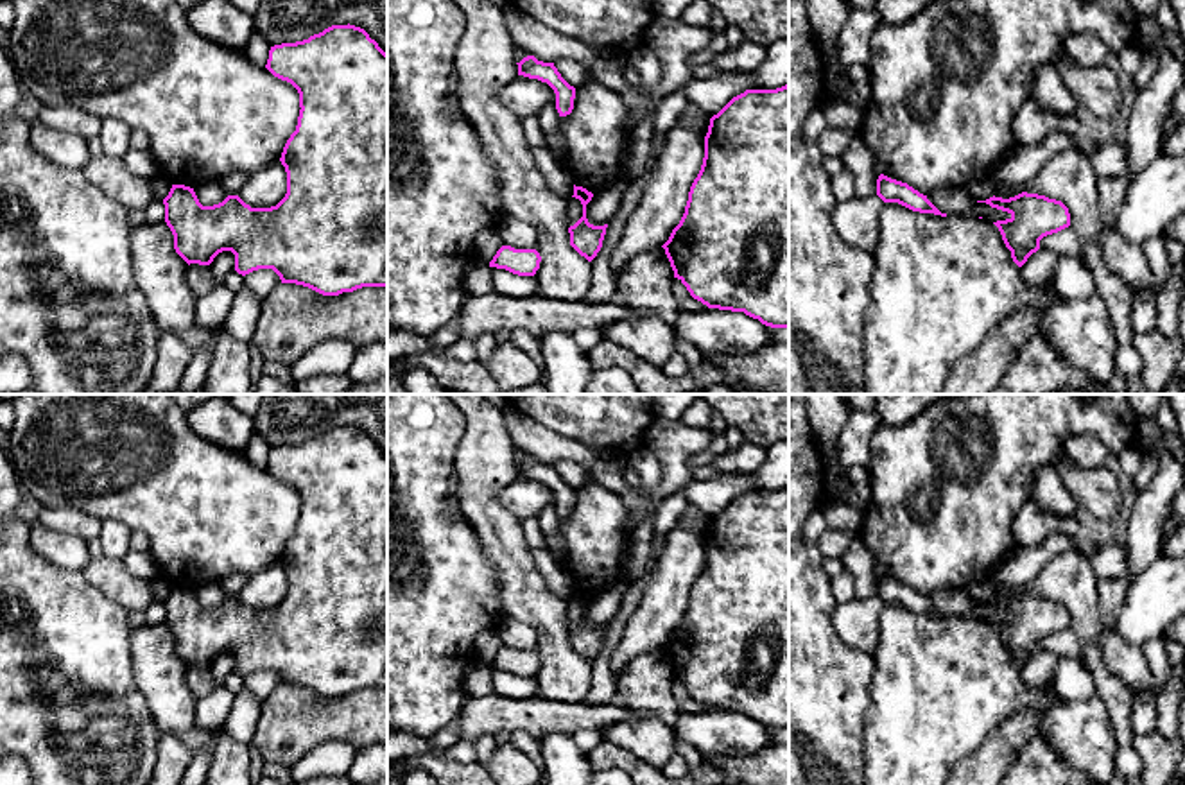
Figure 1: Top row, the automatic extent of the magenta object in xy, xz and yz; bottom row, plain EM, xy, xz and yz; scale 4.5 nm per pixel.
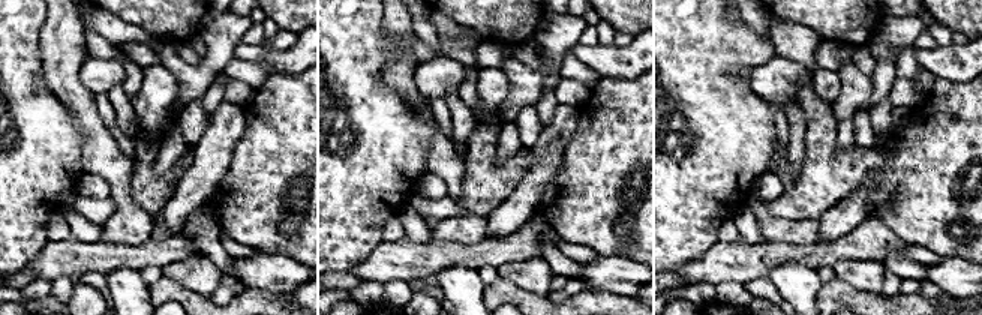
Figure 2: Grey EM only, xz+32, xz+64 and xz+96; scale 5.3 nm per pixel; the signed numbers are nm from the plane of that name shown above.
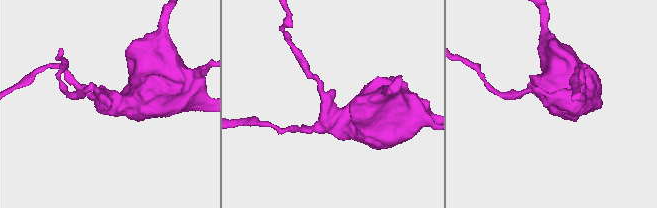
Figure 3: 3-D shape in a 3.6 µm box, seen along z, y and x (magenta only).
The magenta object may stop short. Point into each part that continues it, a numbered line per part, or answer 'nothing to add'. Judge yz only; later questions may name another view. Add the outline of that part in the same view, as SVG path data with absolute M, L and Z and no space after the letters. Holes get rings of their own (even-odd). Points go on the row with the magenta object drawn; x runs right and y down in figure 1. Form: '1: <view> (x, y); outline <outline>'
nothing to add

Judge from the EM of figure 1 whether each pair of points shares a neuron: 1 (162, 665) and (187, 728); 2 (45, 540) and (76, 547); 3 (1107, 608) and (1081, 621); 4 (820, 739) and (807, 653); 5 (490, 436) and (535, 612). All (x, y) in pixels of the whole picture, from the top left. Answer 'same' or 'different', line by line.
1: same
2: same
3: different
4: same
5: same

